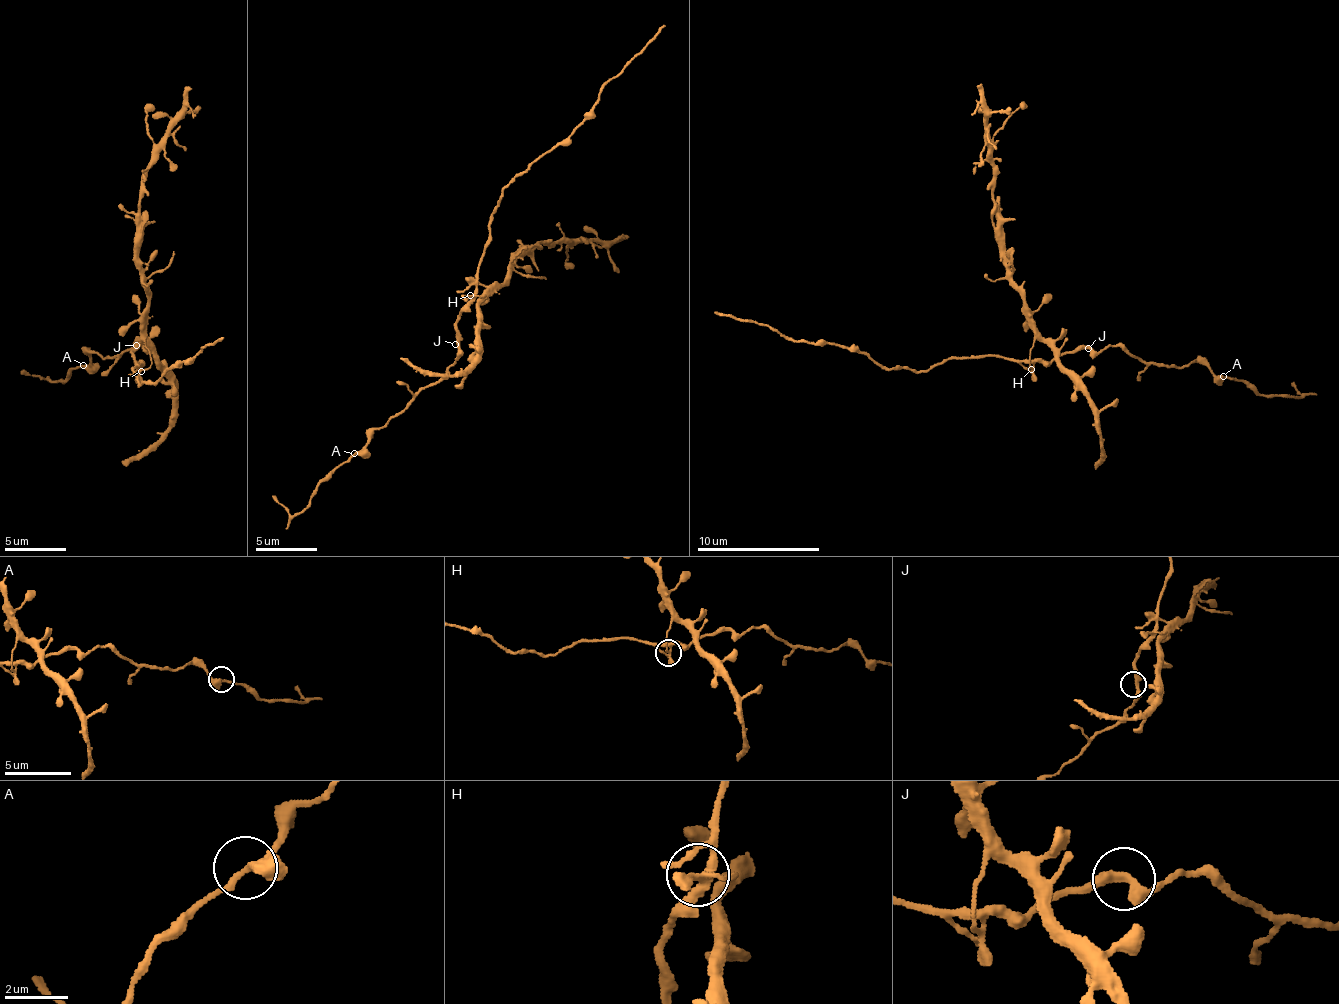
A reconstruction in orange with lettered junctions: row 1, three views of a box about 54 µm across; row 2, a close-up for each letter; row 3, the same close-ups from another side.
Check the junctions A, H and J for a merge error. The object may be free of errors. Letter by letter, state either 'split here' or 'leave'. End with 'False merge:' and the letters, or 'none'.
A: leave
H: split here
J: leave
False merge: H

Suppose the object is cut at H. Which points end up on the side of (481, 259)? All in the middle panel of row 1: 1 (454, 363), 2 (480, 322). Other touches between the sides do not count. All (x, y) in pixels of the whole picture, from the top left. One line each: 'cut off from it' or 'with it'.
1: with it
2: cut off from it

